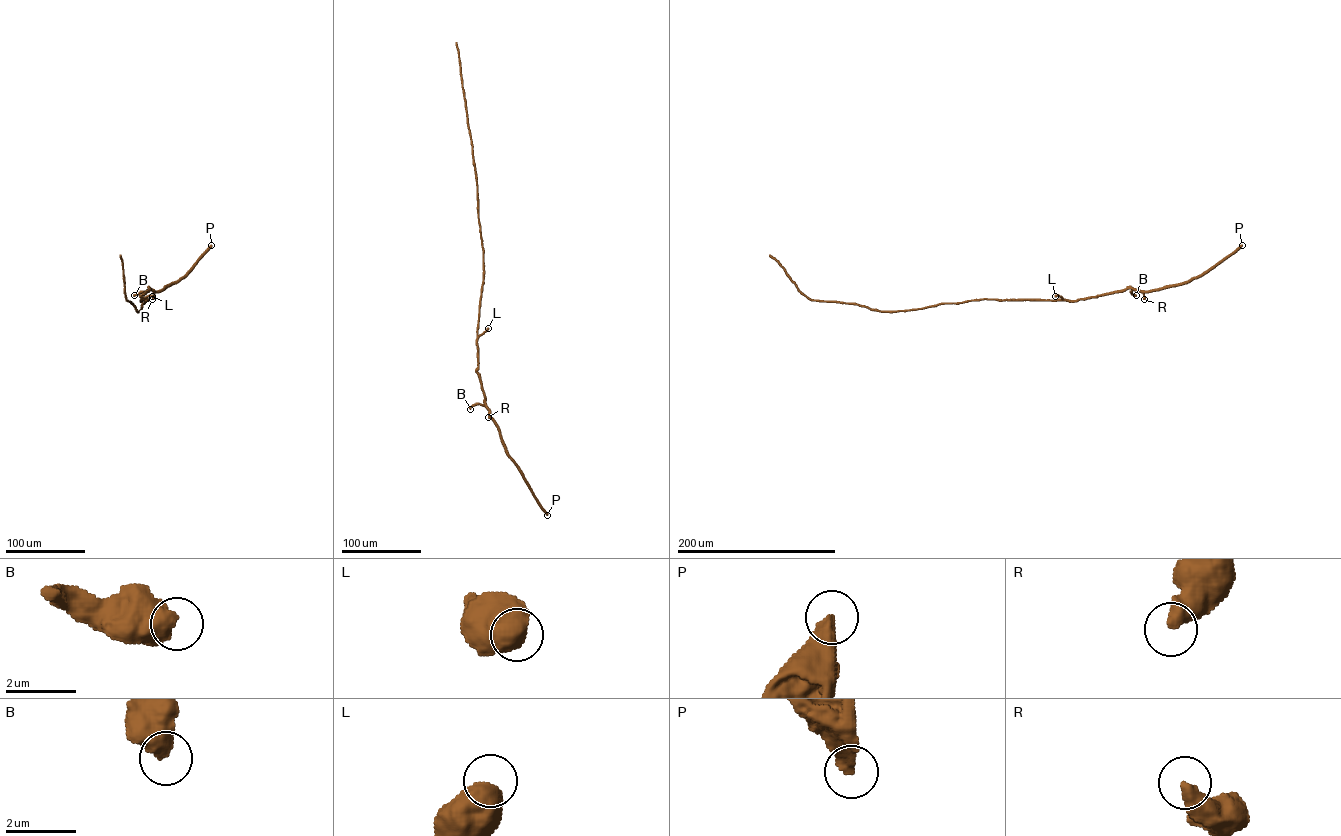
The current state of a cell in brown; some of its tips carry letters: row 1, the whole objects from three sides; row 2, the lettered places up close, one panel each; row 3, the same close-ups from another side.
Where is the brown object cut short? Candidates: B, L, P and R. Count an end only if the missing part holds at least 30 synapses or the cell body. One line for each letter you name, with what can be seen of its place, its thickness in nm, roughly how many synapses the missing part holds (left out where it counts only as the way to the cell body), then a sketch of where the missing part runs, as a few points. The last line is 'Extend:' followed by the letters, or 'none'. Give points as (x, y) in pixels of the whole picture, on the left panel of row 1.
Extend: none

